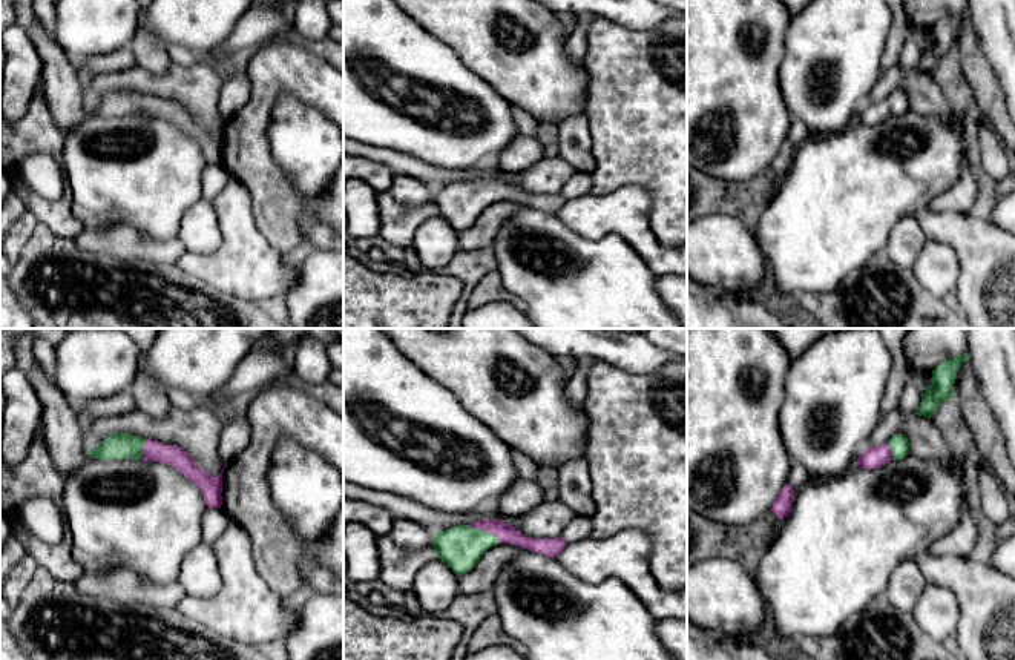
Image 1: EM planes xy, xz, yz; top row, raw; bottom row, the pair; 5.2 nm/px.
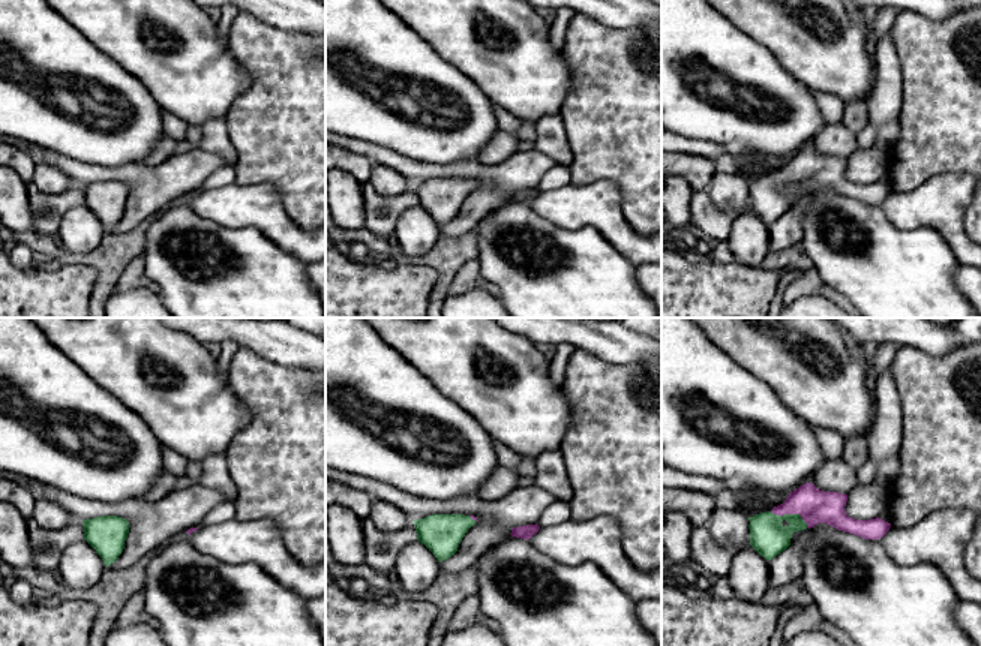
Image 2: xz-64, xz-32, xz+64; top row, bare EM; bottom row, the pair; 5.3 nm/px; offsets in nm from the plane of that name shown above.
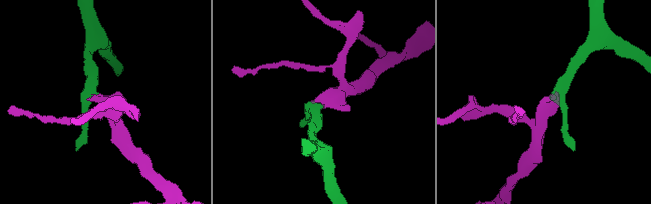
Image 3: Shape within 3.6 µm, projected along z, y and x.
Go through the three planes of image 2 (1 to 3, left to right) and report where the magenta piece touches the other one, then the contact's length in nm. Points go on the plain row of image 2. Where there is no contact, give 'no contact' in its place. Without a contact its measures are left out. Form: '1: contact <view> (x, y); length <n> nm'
1: no contact
2: contact xz-32 (471, 183); length 50 nm
3: contact xz+64 (791, 179); length 220 nm

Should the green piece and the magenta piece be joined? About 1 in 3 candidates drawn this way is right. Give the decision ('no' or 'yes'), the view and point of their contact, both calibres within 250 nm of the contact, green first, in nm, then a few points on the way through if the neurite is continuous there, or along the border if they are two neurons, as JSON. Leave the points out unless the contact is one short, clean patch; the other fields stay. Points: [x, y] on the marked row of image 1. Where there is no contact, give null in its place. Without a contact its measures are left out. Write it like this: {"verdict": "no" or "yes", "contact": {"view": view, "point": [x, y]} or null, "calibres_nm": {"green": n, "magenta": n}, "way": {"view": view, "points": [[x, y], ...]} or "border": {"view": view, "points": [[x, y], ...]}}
{"verdict": "yes", "contact": {"view": "xz", "point": [483, 530]}, "calibres_nm": {"green": 220, "magenta": 100}, "way": {"view": "xz", "points": [[462, 547], [483, 530], [506, 534]]}}

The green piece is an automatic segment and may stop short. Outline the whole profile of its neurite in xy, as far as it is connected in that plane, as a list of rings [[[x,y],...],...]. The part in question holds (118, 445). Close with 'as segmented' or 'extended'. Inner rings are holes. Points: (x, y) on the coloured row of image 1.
[[[112,433],[89,451],[89,457],[98,460],[132,459],[170,465],[201,490],[207,510],[221,508],[222,505],[224,468],[218,477],[212,477],[195,464],[187,451],[176,445],[161,445],[158,441],[143,439],[130,433]]]; extended

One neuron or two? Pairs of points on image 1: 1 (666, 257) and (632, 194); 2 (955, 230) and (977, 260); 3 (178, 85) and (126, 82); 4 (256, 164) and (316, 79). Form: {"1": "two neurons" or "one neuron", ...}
{"1": "one neuron", "2": "one neuron", "3": "one neuron", "4": "one neuron"}

